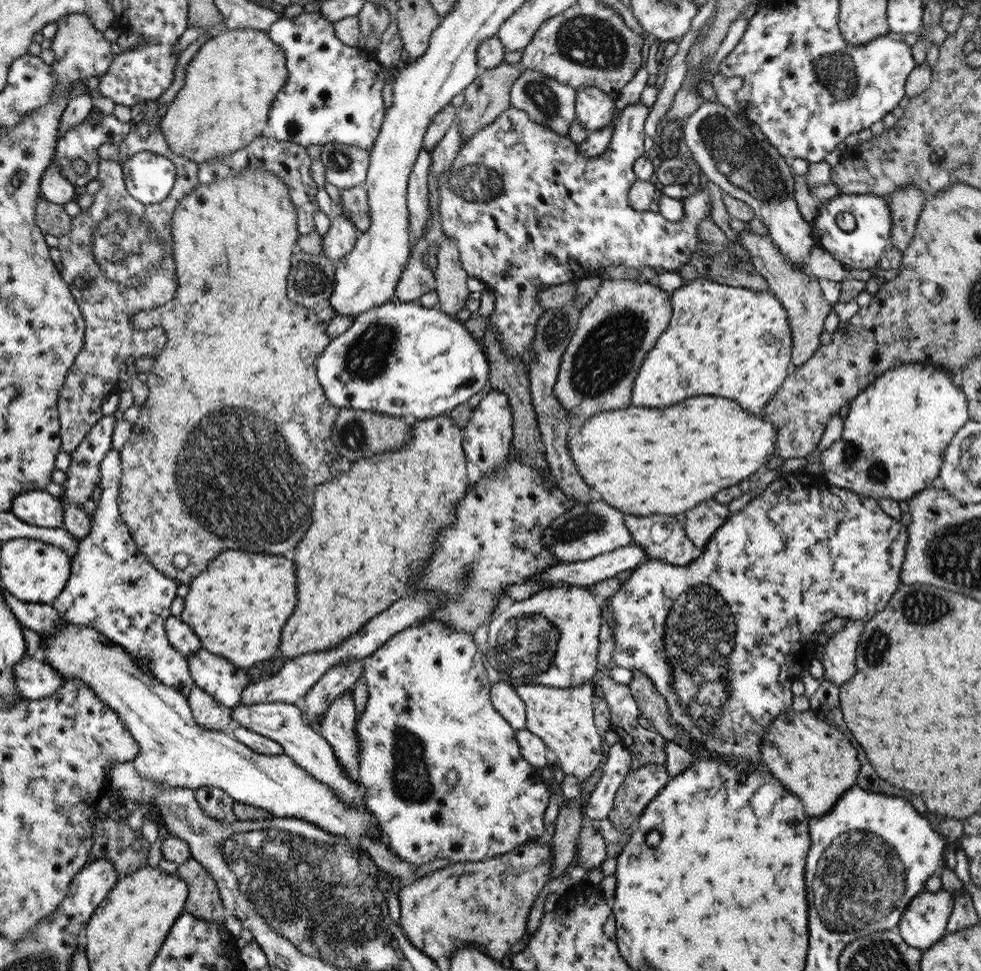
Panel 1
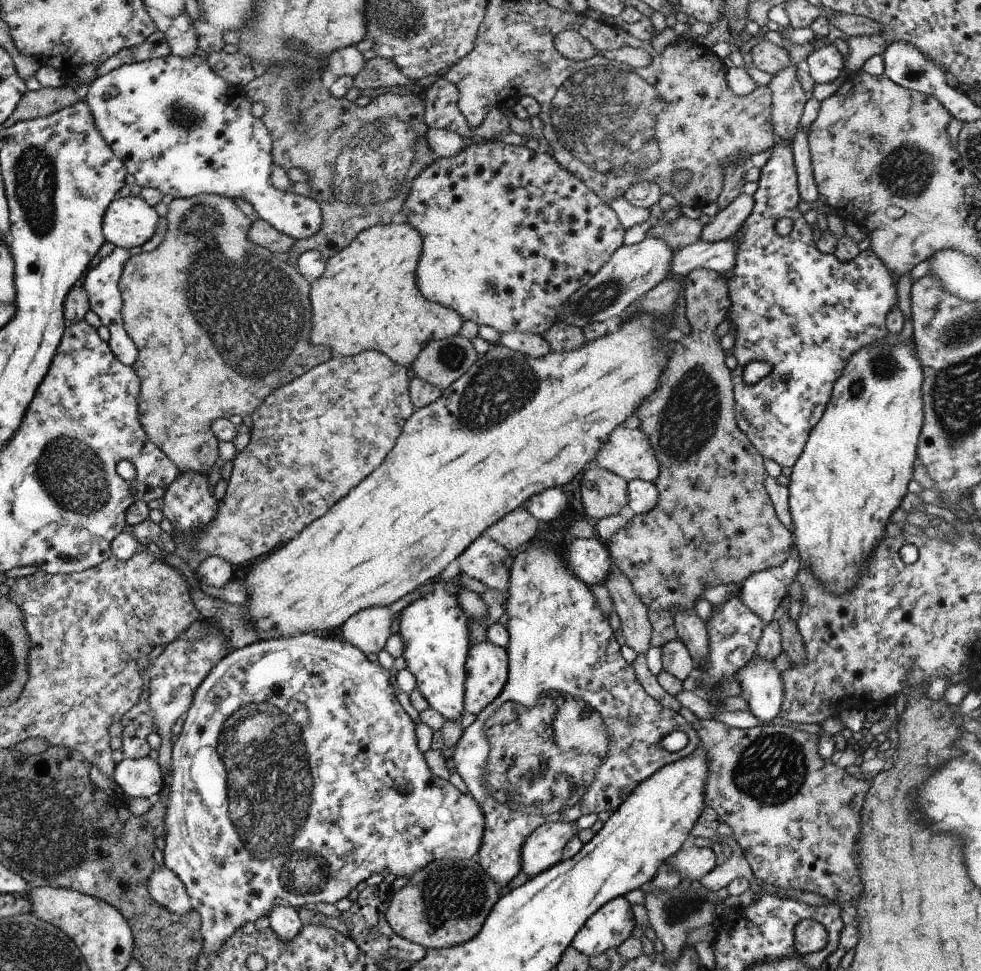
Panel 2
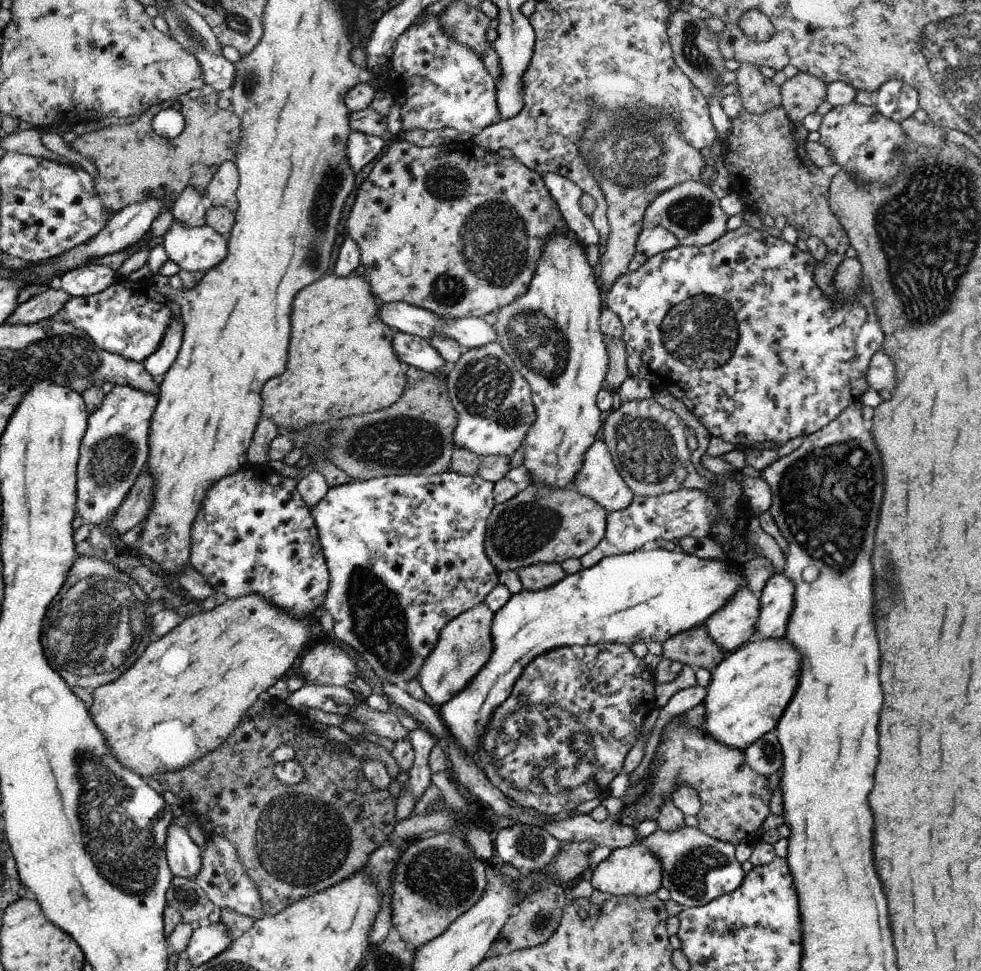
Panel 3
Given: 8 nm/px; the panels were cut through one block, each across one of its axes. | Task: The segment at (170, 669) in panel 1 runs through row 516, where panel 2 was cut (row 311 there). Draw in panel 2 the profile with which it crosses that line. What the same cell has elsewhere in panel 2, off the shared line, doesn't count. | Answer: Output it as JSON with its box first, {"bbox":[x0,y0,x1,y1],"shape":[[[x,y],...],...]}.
{"bbox":[82,247,139,367],"shape":[[[116,247],[114,251],[100,263],[85,274],[82,287],[87,292],[89,298],[89,307],[92,312],[96,312],[101,323],[108,328],[110,332],[110,347],[115,353],[116,358],[120,359],[125,365],[133,367],[139,356],[139,347],[134,344],[134,341],[128,336],[125,329],[125,322],[122,314],[123,310],[123,295],[119,287],[119,282],[122,276],[126,262],[136,251],[121,249]]]}

